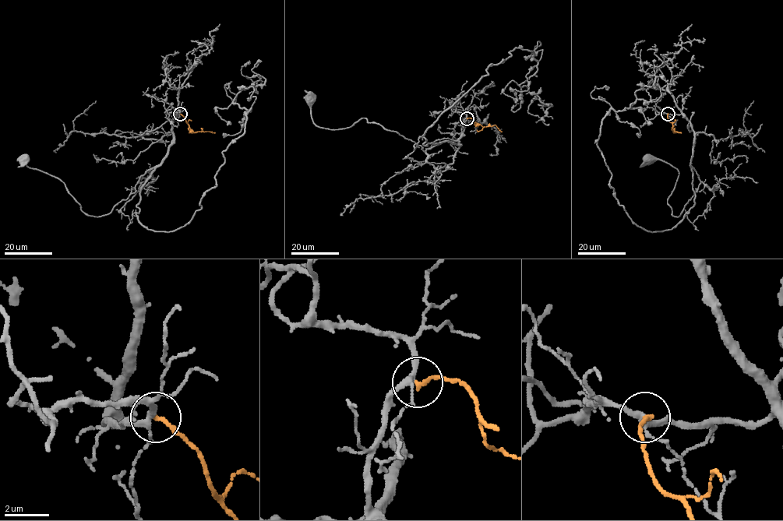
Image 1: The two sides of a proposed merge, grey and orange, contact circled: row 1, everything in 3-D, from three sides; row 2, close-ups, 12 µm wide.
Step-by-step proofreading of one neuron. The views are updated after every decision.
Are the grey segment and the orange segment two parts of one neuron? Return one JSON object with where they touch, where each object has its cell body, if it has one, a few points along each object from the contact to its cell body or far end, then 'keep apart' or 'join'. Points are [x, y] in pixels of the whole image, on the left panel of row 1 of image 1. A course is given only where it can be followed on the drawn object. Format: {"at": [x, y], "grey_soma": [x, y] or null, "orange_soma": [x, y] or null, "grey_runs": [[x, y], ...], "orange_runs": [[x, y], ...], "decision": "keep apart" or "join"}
{"at": [180, 114], "grey_soma": [24, 159], "orange_soma": null, "grey_runs": [[180, 114], [172, 121], [167, 155], [107, 214], [87, 215], [65, 184], [26, 165], [25, 159]], "orange_runs": [[180, 114], [194, 132], [215, 132]], "decision": "join"}

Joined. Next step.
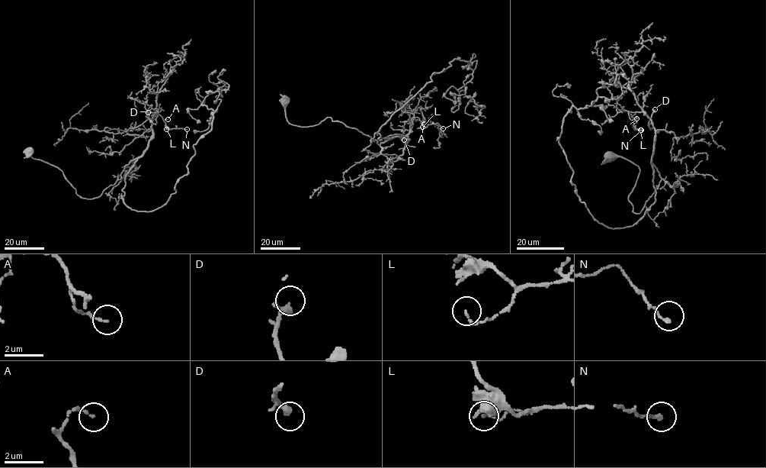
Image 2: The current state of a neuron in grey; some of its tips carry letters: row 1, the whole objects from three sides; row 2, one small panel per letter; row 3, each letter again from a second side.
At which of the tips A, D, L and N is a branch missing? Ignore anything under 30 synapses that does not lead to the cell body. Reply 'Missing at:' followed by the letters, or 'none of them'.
Missing at: D

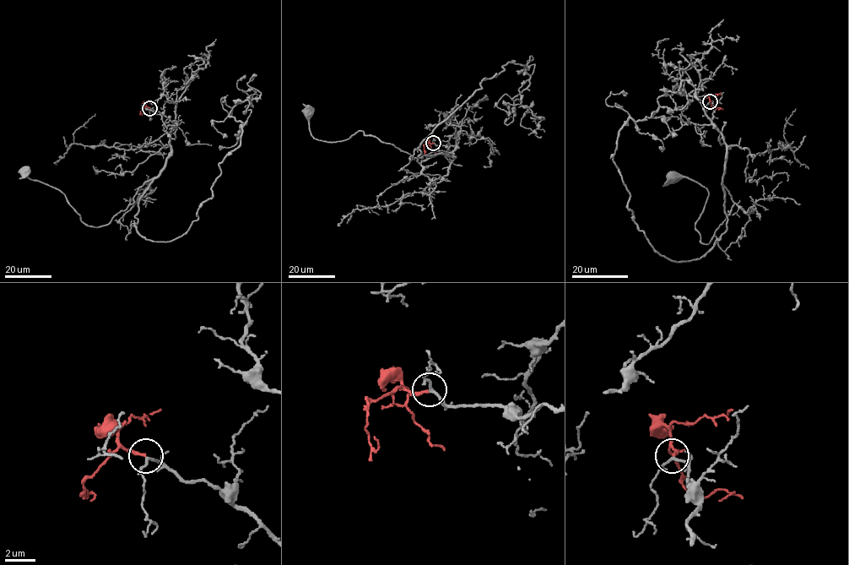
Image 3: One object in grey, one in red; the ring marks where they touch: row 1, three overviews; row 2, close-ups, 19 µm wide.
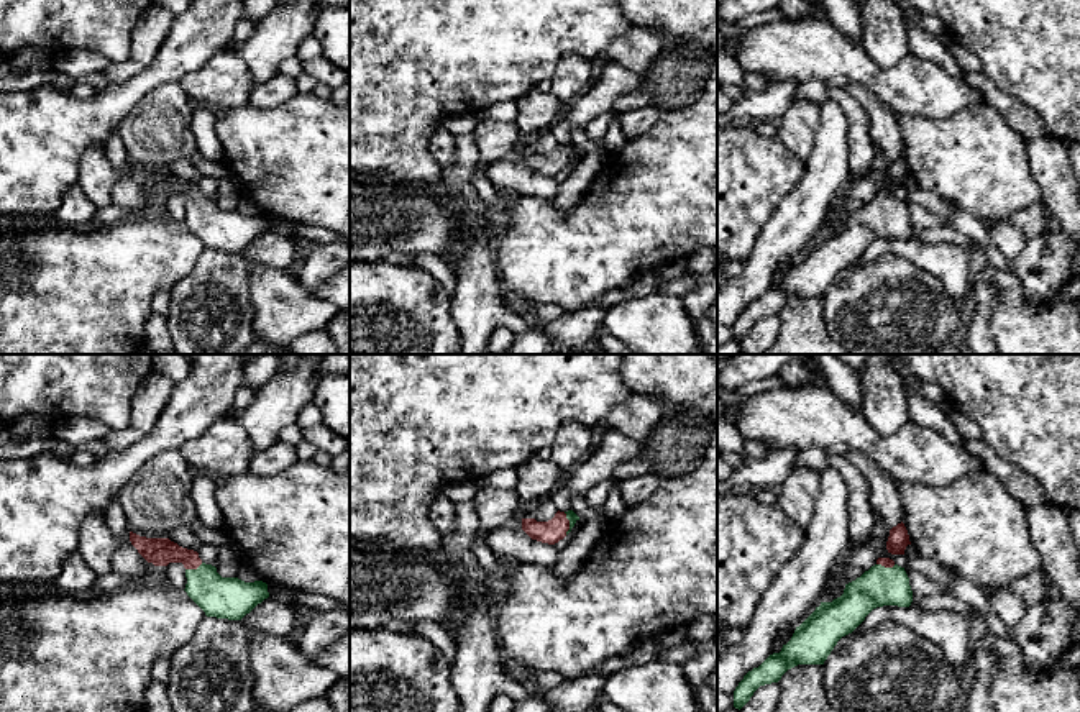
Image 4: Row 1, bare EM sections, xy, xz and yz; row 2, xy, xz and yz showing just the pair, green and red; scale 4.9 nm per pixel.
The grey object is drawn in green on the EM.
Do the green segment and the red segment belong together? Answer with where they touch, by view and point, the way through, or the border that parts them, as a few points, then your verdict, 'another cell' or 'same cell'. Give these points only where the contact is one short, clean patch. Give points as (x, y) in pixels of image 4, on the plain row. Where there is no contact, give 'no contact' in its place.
meets green in xy at (194, 202); runs through xy (224, 230), (194, 202), (181, 187), (160, 184); same cell

